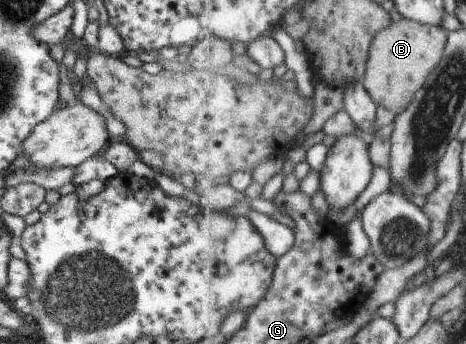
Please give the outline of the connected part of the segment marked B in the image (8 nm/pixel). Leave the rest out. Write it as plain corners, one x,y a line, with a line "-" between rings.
403,17
390,24
388,29
376,33
370,45
363,84
377,105
394,112
396,115
408,109
416,93
424,87
428,77
443,61
447,49
449,31
436,25
426,25

